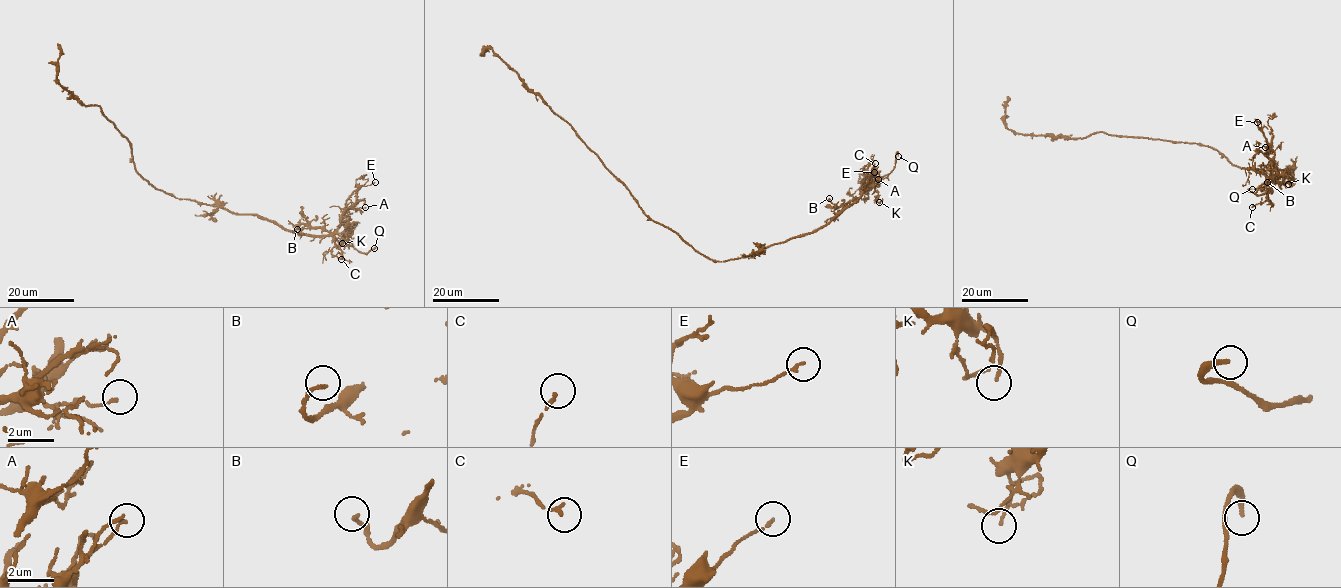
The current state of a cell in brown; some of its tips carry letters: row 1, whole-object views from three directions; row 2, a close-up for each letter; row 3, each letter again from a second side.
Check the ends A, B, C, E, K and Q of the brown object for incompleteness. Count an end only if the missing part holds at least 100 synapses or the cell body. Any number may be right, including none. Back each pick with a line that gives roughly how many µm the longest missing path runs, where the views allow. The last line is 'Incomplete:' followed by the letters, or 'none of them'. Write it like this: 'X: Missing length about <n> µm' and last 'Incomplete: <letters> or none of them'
Q: Missing length about 30 µm
Incomplete: Q

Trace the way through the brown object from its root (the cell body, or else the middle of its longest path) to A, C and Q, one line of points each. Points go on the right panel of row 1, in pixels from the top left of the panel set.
A: (1246, 168), (1293, 170), (1290, 180), (1283, 183), (1273, 179), (1271, 162), (1274, 154), (1265, 147)
C: (1246, 168), (1293, 170), (1287, 183), (1272, 181), (1266, 199), (1252, 207)
Q: (1246, 168), (1293, 170), (1287, 183), (1267, 177), (1263, 194), (1249, 191), (1252, 189)

